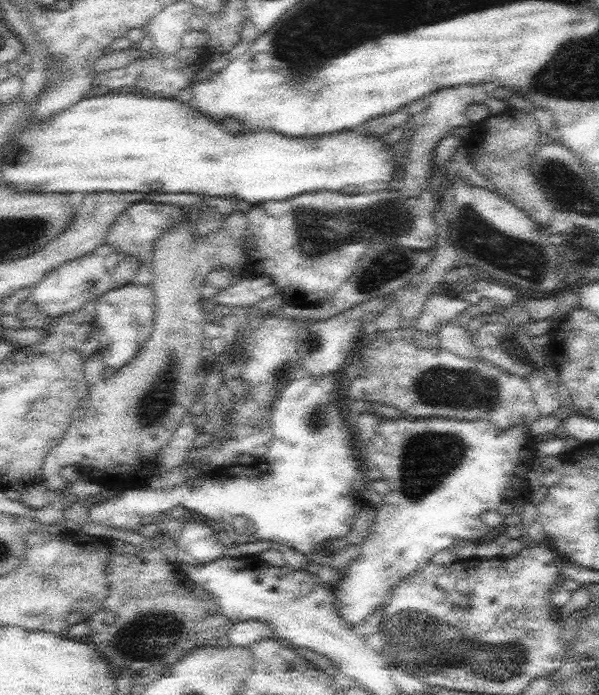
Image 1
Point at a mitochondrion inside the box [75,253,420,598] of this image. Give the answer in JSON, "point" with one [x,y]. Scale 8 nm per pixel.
{"point":[322,416]}

